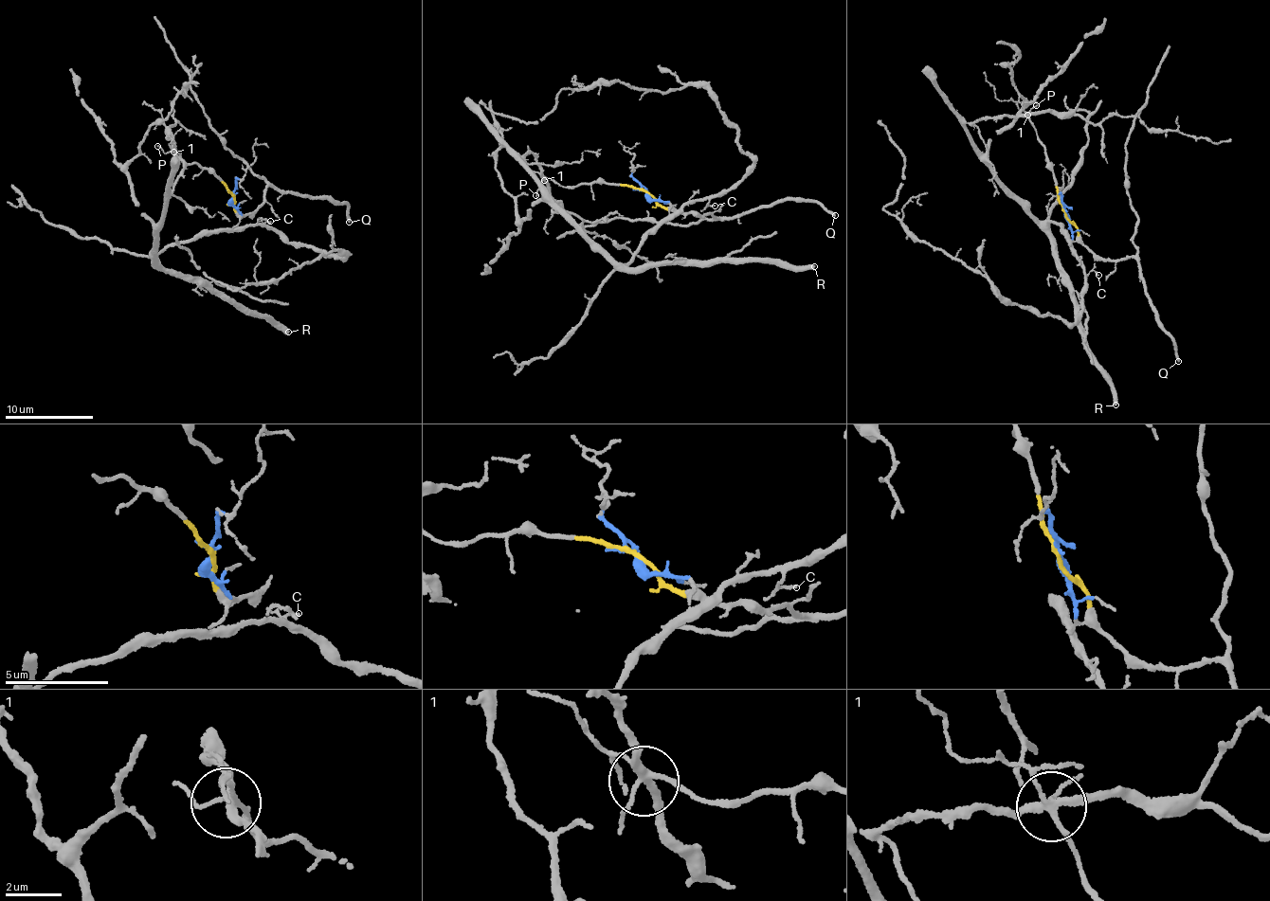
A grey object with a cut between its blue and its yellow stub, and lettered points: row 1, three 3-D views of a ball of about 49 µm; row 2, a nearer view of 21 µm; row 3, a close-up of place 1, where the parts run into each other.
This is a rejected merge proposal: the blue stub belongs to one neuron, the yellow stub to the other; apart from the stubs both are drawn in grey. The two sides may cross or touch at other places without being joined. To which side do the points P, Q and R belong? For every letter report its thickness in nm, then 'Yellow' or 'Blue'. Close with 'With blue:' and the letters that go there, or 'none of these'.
P: Thickness 120 nm. Yellow
Q: Thickness 240 nm. Yellow
R: Thickness 440 nm. Blue
With blue: R

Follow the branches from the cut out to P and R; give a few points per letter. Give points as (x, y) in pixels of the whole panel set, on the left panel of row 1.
P: (232, 197), (226, 183), (205, 169), (182, 161), (176, 153), (157, 146)
R: (232, 197), (232, 205), (240, 214), (237, 224), (159, 250), (158, 262), (188, 273), (288, 332)

